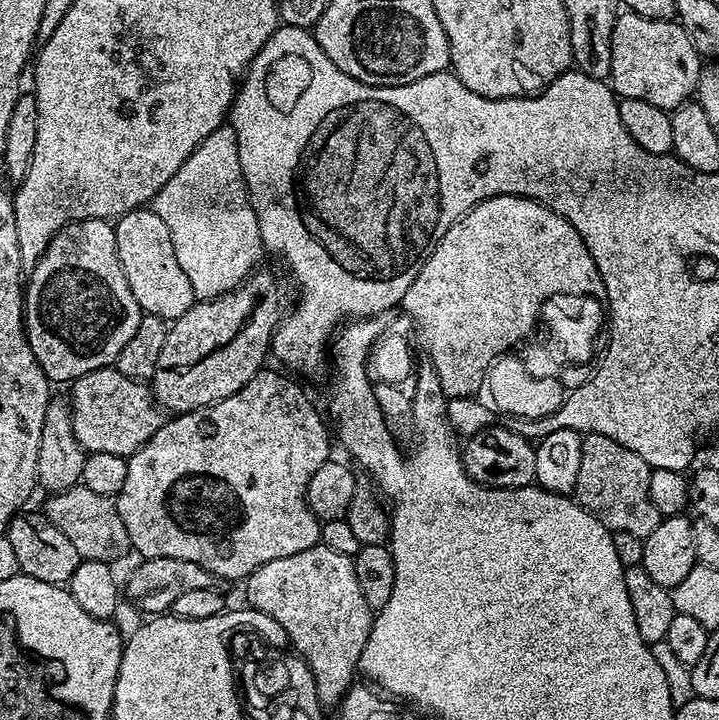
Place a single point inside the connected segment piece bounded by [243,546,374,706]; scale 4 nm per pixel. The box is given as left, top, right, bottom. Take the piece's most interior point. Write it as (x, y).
(314, 596)

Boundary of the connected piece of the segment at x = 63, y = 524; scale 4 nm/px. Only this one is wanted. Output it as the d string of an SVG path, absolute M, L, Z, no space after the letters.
M77 486L49 495L47 499L48 505L43 505L42 508L44 515L50 522L54 522L54 526L58 526L58 530L62 530L62 534L66 534L66 538L70 538L81 560L112 564L130 552L126 526L122 526L122 518L118 514L113 497L94 494L94 490Z

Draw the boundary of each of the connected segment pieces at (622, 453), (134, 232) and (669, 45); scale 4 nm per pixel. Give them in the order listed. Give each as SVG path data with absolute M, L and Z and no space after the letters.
M590 432L584 436L582 442L582 466L578 469L574 496L586 511L594 514L594 518L598 518L598 522L602 522L602 526L608 528L609 532L634 534L639 540L644 540L650 534L654 534L654 530L658 530L662 519L654 502L650 502L651 473L652 469L648 467L648 463L638 454L634 454L634 450L626 450L626 446L614 442L614 438L606 438L606 434Z
M145 206L119 217L114 227L118 262L122 262L122 270L128 276L130 290L134 290L141 313L157 316L165 322L182 318L182 314L186 314L186 310L193 308L198 301L194 286L190 286L190 278L186 278L182 266L178 266L178 254L174 254L174 242L166 222L162 222L151 207Z
M624 10L614 22L614 34L610 38L610 87L617 97L642 98L642 102L650 102L650 106L665 110L674 109L693 99L701 69L702 58L694 50L694 42L675 19L642 18L642 14Z

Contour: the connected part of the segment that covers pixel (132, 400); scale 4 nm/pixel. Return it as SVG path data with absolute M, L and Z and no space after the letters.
M114 366L99 368L88 376L82 376L71 385L70 411L72 414L72 429L78 442L84 447L85 453L105 452L130 457L164 425L165 413L153 399L153 392L147 383L126 378Z

